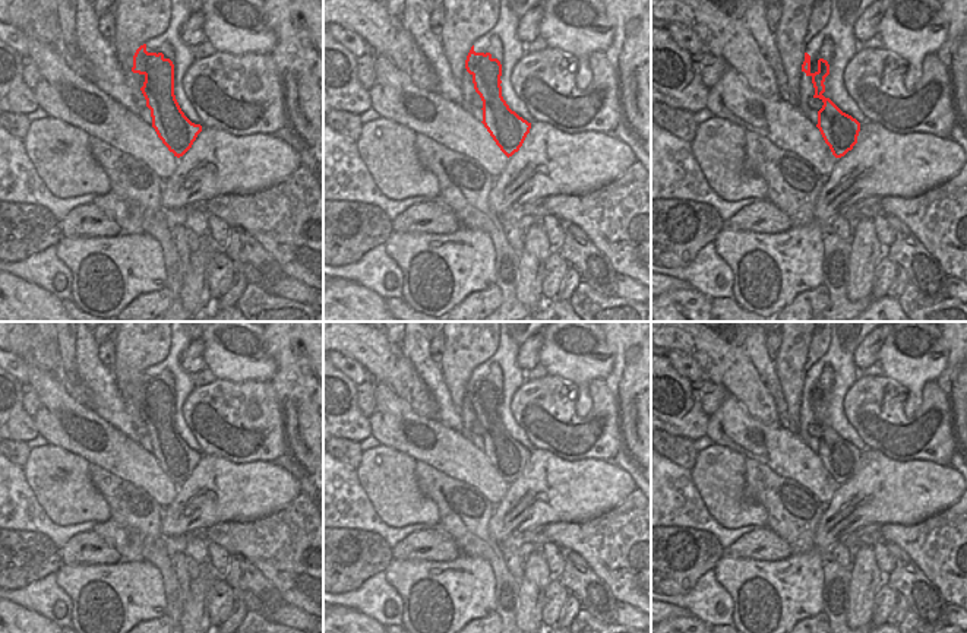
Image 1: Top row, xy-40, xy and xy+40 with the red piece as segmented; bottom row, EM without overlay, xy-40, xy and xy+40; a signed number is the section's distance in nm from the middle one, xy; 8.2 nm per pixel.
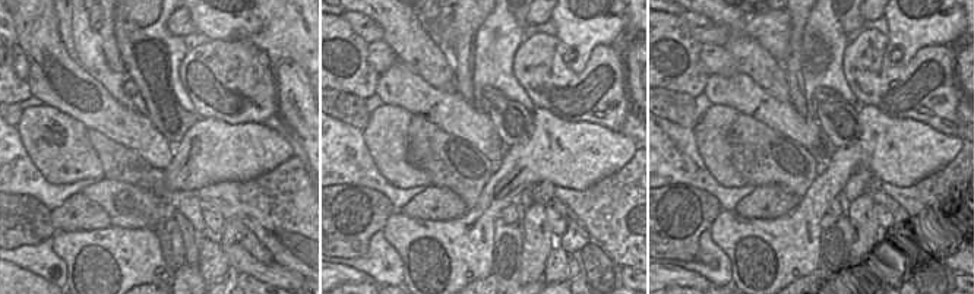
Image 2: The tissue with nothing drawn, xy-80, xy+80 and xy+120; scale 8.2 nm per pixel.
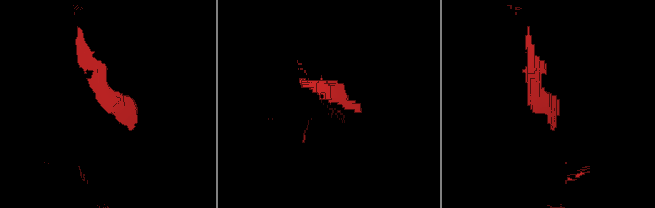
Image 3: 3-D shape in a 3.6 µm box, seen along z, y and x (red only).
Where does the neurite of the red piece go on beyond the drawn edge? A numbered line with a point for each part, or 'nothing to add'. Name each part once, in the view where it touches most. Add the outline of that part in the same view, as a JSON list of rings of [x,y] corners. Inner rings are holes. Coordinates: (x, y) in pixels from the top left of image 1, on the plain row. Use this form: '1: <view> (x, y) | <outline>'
nothing to add

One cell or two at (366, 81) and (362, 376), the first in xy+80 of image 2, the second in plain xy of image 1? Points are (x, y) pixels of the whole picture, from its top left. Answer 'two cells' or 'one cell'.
two cells

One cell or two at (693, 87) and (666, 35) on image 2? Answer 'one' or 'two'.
one

